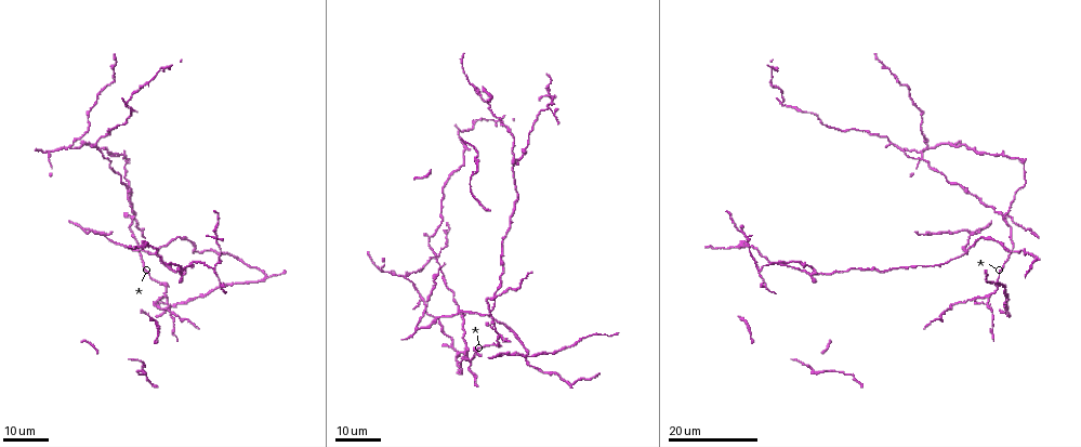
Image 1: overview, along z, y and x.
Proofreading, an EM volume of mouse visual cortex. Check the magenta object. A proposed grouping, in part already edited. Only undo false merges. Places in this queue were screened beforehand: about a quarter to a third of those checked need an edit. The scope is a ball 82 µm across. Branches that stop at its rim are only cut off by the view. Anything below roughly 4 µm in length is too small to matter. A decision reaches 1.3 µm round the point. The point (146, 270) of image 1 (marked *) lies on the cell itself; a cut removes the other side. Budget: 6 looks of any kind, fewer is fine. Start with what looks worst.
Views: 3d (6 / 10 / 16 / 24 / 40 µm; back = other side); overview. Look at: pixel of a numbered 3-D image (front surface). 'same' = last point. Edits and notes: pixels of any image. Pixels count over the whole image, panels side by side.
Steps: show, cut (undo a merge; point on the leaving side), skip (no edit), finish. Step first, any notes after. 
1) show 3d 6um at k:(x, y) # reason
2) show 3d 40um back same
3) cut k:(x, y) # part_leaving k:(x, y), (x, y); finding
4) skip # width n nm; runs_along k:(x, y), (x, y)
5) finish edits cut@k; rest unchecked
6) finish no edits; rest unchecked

show 3d 16um at 1:(69, 145) # a fork

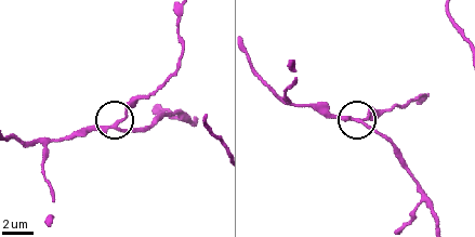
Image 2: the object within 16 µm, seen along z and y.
show 3d 10um at 2:(119, 120)

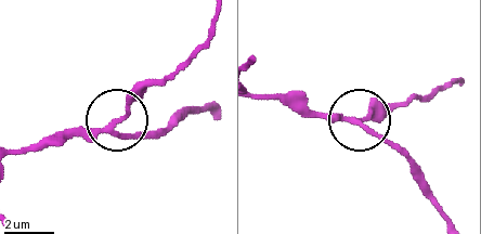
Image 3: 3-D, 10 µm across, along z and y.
skip # arms 3; runs_along 3:(216, 114), (189, 112), (135, 137), (114, 119), (63, 130); continuous, no second cell

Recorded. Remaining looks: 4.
show 3d 16um at 1:(988, 303) # two arms at a narrow angle

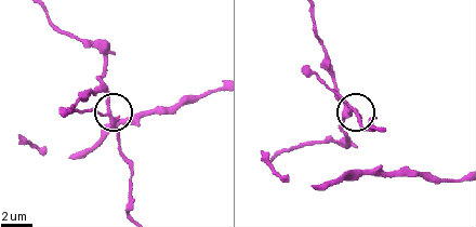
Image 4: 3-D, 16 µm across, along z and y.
show 3d 10um at 4:(108, 114) # closer look

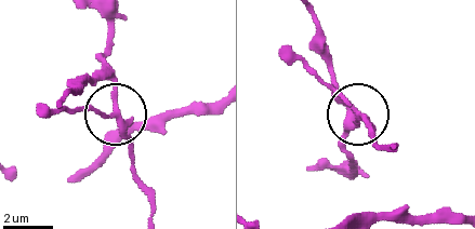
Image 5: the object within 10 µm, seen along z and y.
skip # runs_along 5:(330, 169), (348, 169), (346, 137), (355, 119), (313, 71); continuous, no second cell

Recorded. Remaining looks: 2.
show 3d 16um at 1:(515, 159) # three arms meet

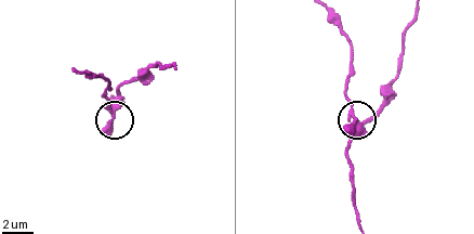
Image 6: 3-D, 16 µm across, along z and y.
show 3d 6um at 6:(113, 118) # zoom in

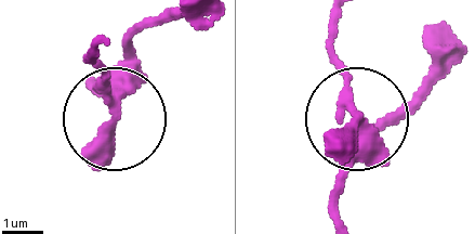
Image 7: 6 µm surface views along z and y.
skip # one cell here

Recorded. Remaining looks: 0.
finish no edits; rest unchecked

